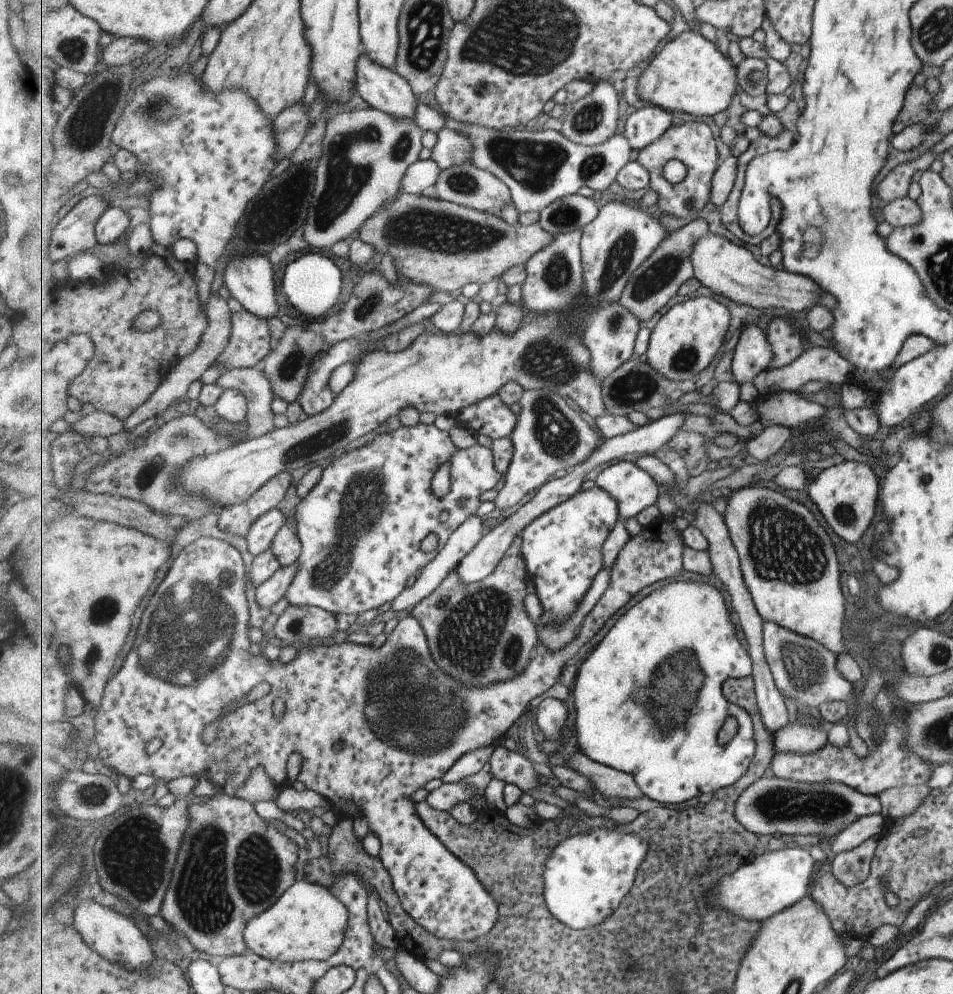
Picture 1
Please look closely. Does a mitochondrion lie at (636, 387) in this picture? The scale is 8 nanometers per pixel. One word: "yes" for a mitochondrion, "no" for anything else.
yes

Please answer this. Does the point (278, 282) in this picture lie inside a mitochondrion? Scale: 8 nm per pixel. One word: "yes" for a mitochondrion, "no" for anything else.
no

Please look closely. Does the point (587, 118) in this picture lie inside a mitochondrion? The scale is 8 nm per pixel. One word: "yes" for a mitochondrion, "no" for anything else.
yes

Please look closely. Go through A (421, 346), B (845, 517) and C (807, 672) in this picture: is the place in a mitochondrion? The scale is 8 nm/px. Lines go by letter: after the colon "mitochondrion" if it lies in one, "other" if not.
A: other
B: mitochondrion
C: mitochondrion

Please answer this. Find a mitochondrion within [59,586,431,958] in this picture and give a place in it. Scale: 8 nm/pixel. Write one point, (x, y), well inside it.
(218, 875)

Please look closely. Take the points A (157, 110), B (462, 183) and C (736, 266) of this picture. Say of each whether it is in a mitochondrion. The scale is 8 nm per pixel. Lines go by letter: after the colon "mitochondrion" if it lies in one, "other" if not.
A: mitochondrion
B: mitochondrion
C: other

